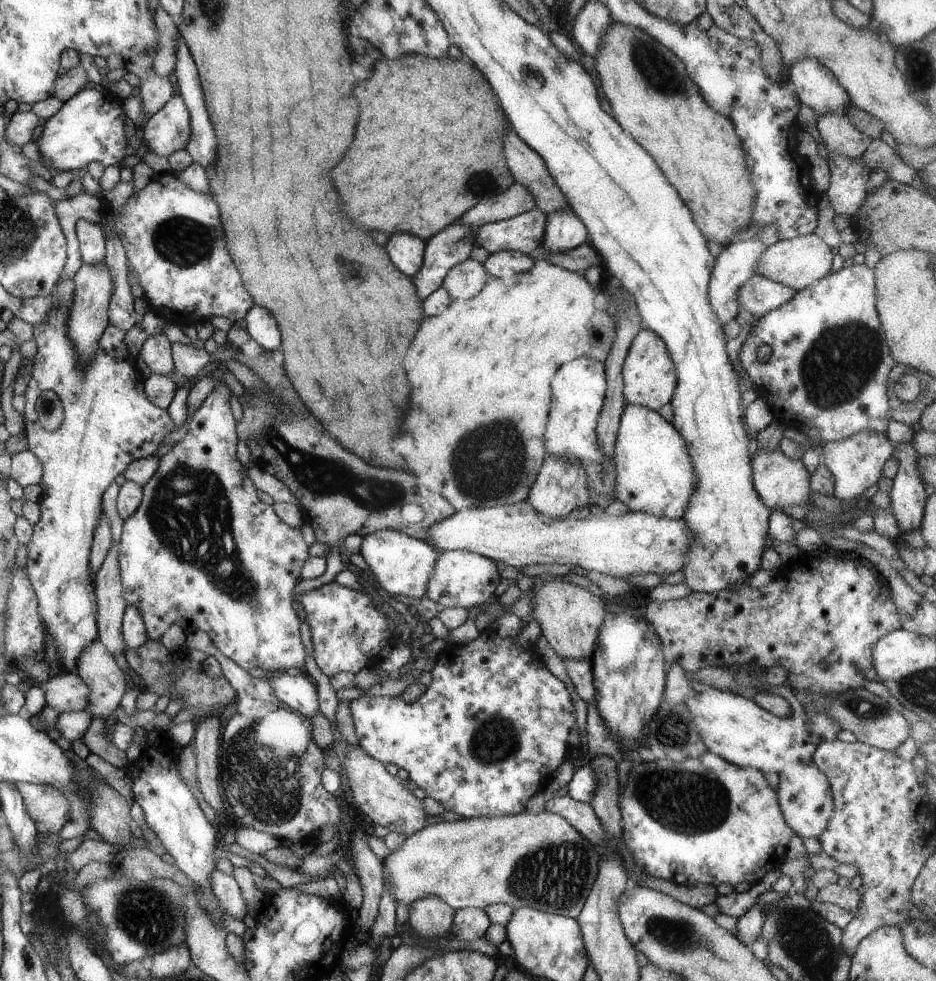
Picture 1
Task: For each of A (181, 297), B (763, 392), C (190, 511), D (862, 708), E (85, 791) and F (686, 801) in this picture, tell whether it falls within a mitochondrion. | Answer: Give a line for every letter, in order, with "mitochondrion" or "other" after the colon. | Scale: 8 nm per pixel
A: other
B: other
C: mitochondrion
D: mitochondrion
E: other
F: mitochondrion

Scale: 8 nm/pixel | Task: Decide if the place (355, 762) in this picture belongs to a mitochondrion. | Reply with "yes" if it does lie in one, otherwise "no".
no

